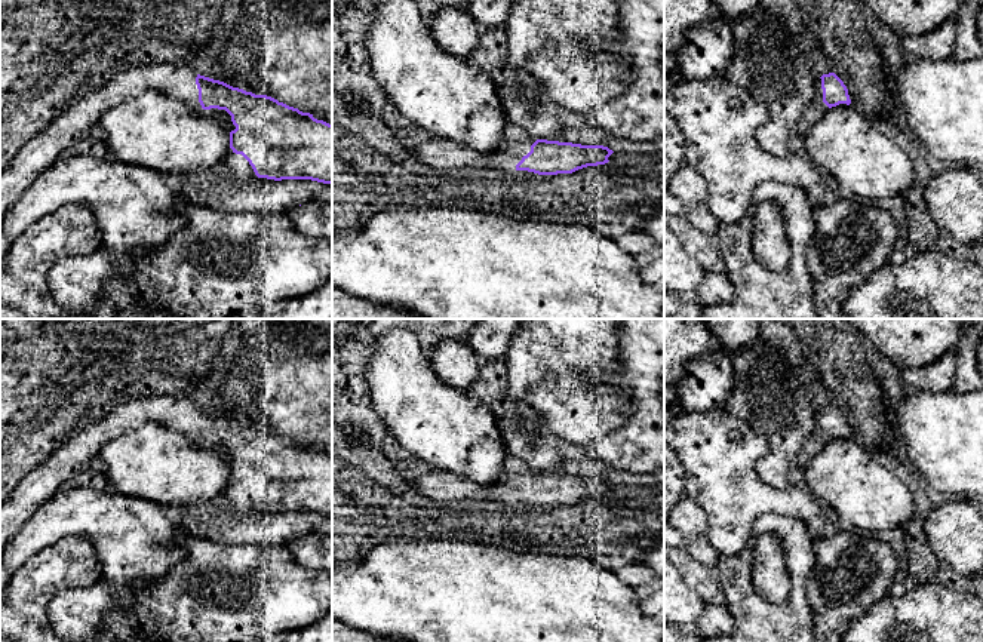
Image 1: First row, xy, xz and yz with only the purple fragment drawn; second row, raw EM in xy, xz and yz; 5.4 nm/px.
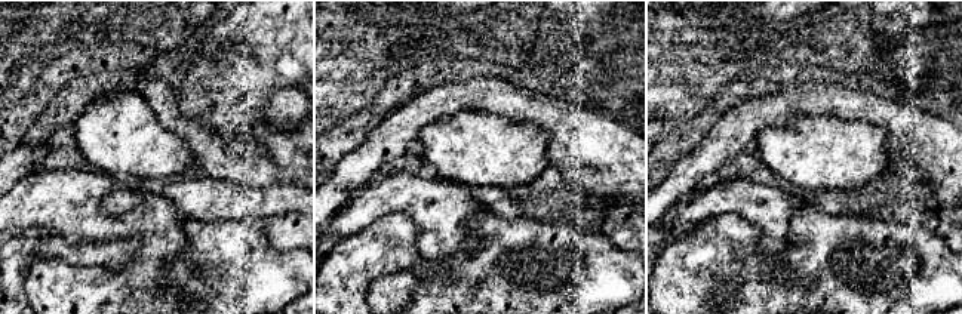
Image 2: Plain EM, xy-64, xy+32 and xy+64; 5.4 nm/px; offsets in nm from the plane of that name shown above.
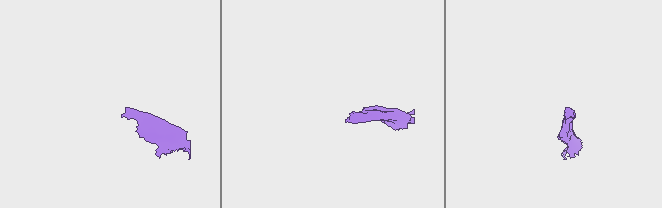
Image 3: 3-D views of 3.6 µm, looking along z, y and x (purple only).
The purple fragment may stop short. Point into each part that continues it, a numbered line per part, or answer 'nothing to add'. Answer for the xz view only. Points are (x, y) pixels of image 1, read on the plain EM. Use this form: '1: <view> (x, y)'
1: xz (439, 487)

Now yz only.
1: yz (816, 441)

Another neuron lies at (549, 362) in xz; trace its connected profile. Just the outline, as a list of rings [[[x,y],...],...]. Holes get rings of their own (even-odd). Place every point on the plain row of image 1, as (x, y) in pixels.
[[[522,319],[506,354],[509,399],[528,403],[549,428],[562,439],[589,448],[605,434],[623,427],[632,415],[629,403],[618,405],[611,393],[620,390],[615,374],[621,369],[618,331],[621,319]]]

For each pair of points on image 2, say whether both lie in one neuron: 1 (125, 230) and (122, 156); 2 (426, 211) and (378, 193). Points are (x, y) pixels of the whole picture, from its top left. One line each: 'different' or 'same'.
1: different
2: same

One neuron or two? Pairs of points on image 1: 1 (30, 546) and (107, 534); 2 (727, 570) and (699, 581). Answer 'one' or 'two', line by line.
1: one
2: two

